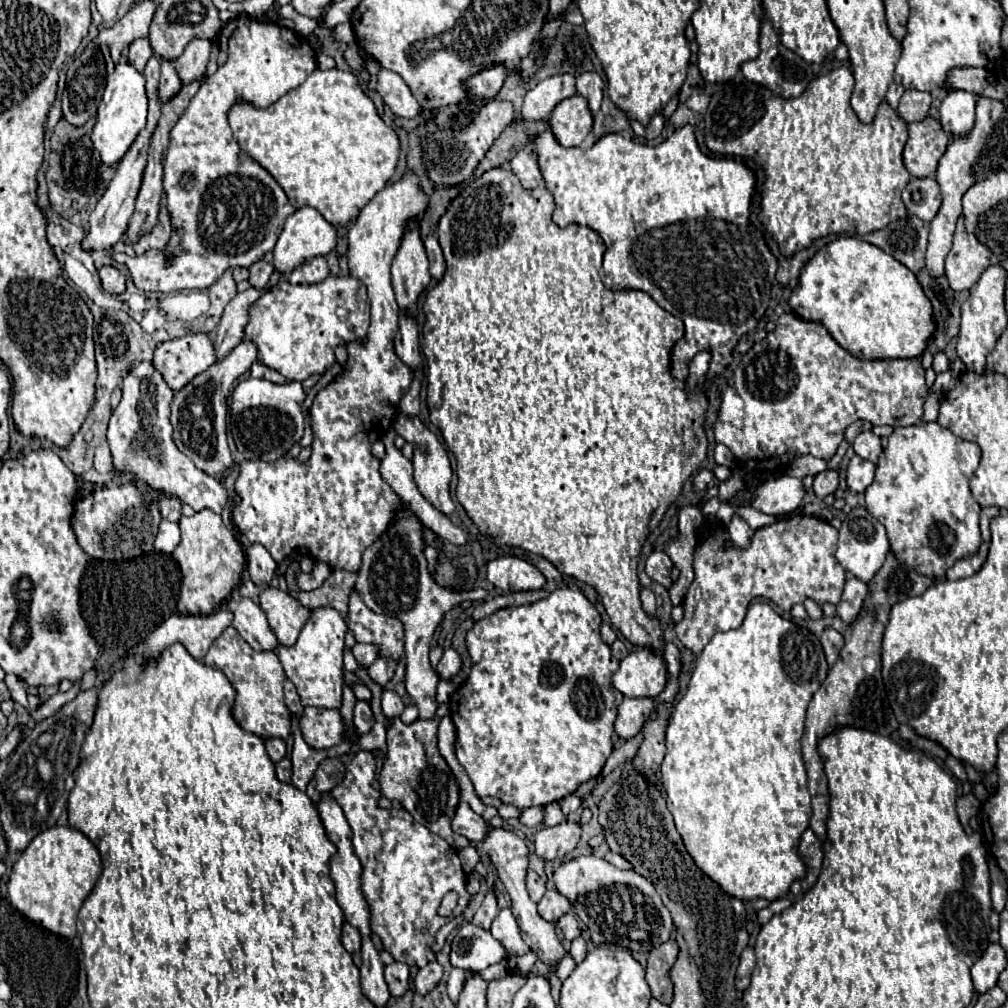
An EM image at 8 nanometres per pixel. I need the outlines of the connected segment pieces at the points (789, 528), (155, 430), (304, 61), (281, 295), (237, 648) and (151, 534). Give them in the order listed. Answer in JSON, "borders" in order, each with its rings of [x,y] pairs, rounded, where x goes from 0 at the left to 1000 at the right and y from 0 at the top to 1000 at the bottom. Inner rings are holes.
{"borders":[[[[786,511],[750,525],[740,545],[724,537],[718,521],[712,519],[704,523],[692,533],[688,543],[688,576],[677,596],[679,612],[671,620],[671,632],[688,650],[696,648],[708,628],[732,624],[736,620],[748,592],[760,592],[778,606],[784,606],[790,598],[798,598],[800,594],[812,600],[831,600],[839,578],[839,566],[827,553],[829,541],[831,527],[820,517],[804,511]]],[[[151,358],[137,360],[121,382],[121,398],[111,408],[107,422],[107,441],[111,447],[113,463],[133,469],[139,477],[155,487],[177,493],[192,507],[208,505],[218,511],[226,499],[226,487],[218,475],[198,467],[183,449],[179,449],[171,438],[169,422],[169,398],[173,388],[163,380]]],[[[250,17],[228,19],[216,33],[216,47],[224,51],[226,61],[198,84],[196,92],[188,98],[188,104],[169,132],[169,144],[163,162],[163,189],[173,225],[173,235],[169,237],[165,251],[173,251],[173,259],[165,261],[159,249],[147,249],[133,257],[123,251],[111,251],[114,259],[127,263],[133,283],[141,289],[169,291],[179,287],[204,287],[224,267],[248,265],[252,259],[260,257],[266,249],[272,247],[284,215],[294,209],[274,178],[244,150],[238,148],[236,140],[230,134],[226,112],[236,102],[250,102],[256,108],[264,108],[274,102],[288,88],[302,82],[302,78],[315,66],[313,53],[310,51],[306,41],[294,31],[284,29],[276,23],[256,21]]],[[[327,273],[319,281],[290,283],[278,279],[272,287],[262,289],[248,309],[244,334],[256,342],[256,358],[274,366],[286,378],[302,378],[312,370],[321,370],[331,358],[331,346],[347,340],[361,340],[367,322],[367,301],[361,291],[361,281],[349,273]],[[333,305],[343,305],[347,316],[339,320],[333,314]]],[[[226,622],[226,626],[222,626],[222,630],[218,630],[218,634],[214,634],[214,638],[210,638],[206,650],[202,652],[202,658],[218,664],[232,680],[236,689],[234,689],[230,709],[242,725],[248,725],[260,733],[266,733],[266,731],[284,733],[288,729],[290,711],[282,697],[282,688],[280,688],[284,670],[282,670],[282,664],[278,662],[274,648],[252,646],[236,630],[236,626],[232,622]]],[[[125,477],[113,483],[95,485],[85,495],[77,497],[71,511],[71,525],[77,533],[79,543],[89,553],[103,557],[117,557],[147,549],[157,531],[159,517],[161,513],[155,497],[149,495],[143,497],[139,485],[131,477]],[[129,507],[141,507],[141,509],[129,509]]]]}

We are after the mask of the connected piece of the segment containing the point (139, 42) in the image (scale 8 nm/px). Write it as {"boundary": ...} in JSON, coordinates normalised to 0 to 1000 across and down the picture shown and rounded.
{"boundary":[[[145,37],[133,39],[133,41],[129,43],[127,61],[129,61],[137,70],[141,70],[141,68],[145,66],[145,63],[147,63],[147,59],[149,59],[151,55],[153,55],[153,51],[151,51],[151,45],[149,45],[149,41],[147,41]]]}

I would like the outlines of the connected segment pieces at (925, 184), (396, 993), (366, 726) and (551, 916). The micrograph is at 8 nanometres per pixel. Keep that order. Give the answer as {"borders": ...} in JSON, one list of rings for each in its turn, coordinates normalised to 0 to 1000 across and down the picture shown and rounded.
{"borders":[[[[905,176],[895,189],[899,207],[917,219],[925,219],[933,207],[933,188],[925,176]]],[[[391,953],[389,957],[383,957],[381,967],[389,989],[399,989],[407,981],[407,959],[403,955]]],[[[354,695],[350,705],[350,718],[355,728],[366,726],[372,717],[370,706],[365,696]]],[[[544,882],[544,884],[540,886],[540,890],[538,890],[538,894],[534,896],[534,904],[536,904],[538,912],[542,912],[542,914],[546,914],[546,916],[554,914],[554,912],[556,912],[558,908],[562,908],[565,902],[567,902],[565,894],[563,894],[560,888],[556,888],[552,882]]]]}

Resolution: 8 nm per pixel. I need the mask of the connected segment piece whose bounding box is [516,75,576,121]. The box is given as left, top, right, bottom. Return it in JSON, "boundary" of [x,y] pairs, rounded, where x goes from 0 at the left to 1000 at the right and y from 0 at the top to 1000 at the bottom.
{"boundary":[[[567,74],[544,76],[522,92],[518,110],[512,114],[512,120],[544,118],[550,104],[562,96],[567,96],[569,92],[571,92],[571,88],[569,88],[569,76]]]}

